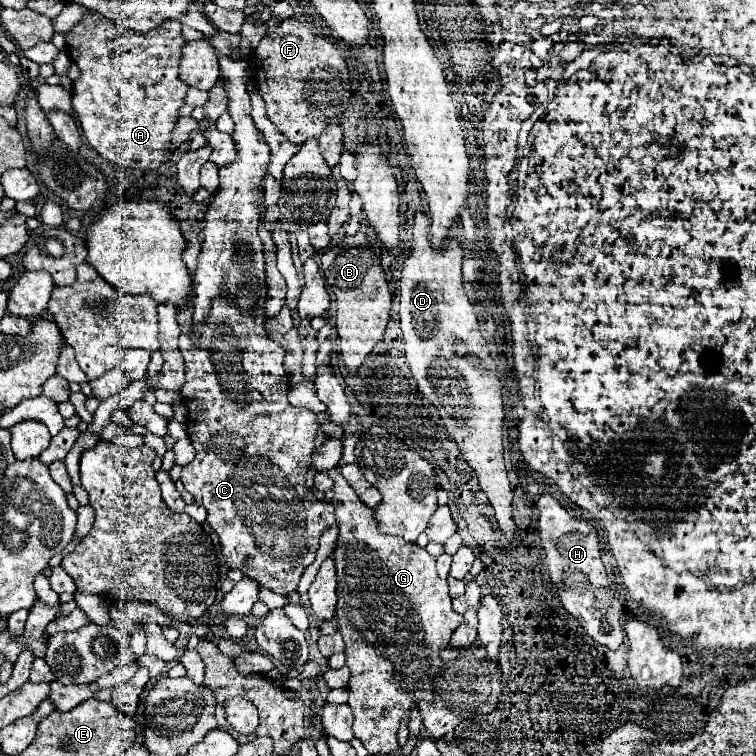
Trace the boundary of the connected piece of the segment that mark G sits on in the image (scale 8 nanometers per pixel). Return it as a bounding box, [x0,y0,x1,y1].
[327,469,463,755]

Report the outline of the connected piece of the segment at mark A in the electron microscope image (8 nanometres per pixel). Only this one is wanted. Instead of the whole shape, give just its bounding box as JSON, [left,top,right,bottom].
[65,11,189,169]

